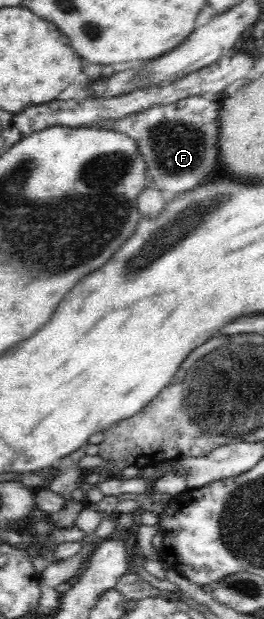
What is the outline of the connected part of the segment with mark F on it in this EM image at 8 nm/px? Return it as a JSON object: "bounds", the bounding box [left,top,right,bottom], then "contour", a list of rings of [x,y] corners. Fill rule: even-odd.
{"bounds":[94,96,221,193],"contour":[[[190,96],[178,99],[174,103],[166,105],[154,105],[144,111],[134,111],[120,119],[102,119],[102,123],[94,127],[105,127],[106,129],[119,131],[128,137],[135,139],[139,145],[140,153],[143,155],[147,167],[147,180],[161,191],[172,191],[181,193],[195,188],[206,176],[212,167],[219,161],[218,151],[218,117],[221,110],[220,102],[207,101],[201,96]]]}

